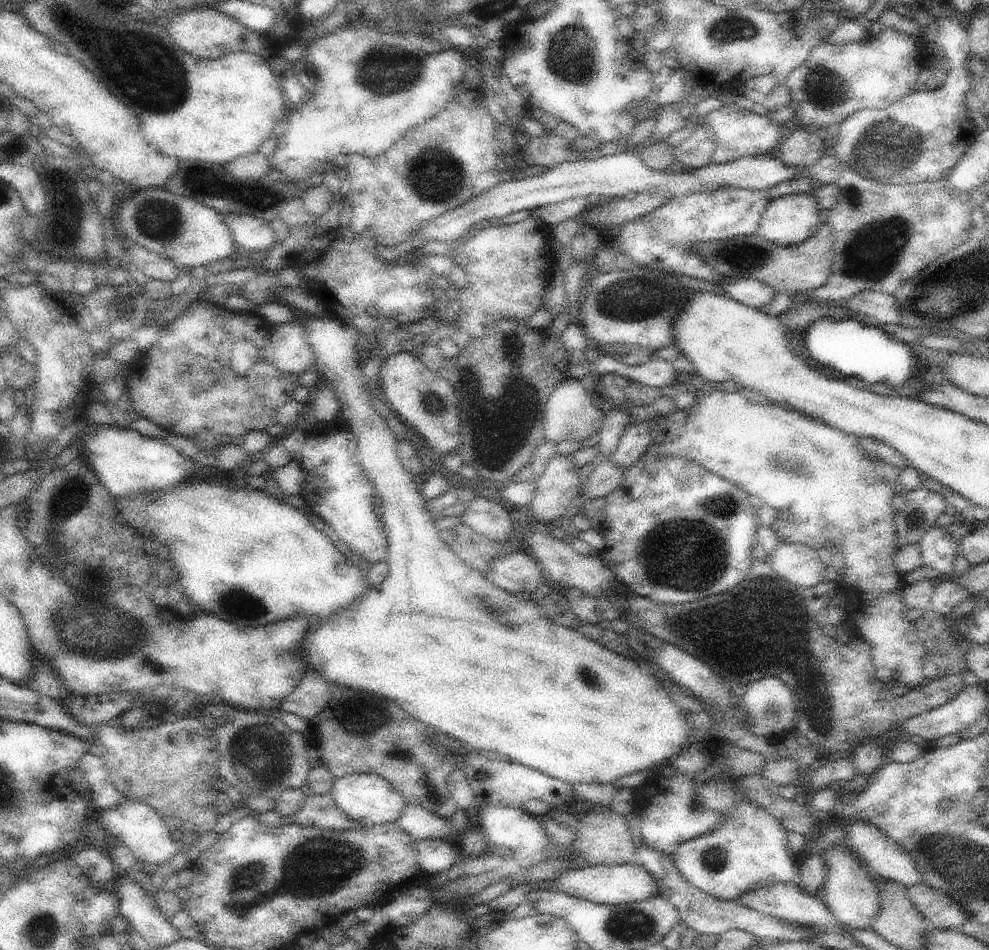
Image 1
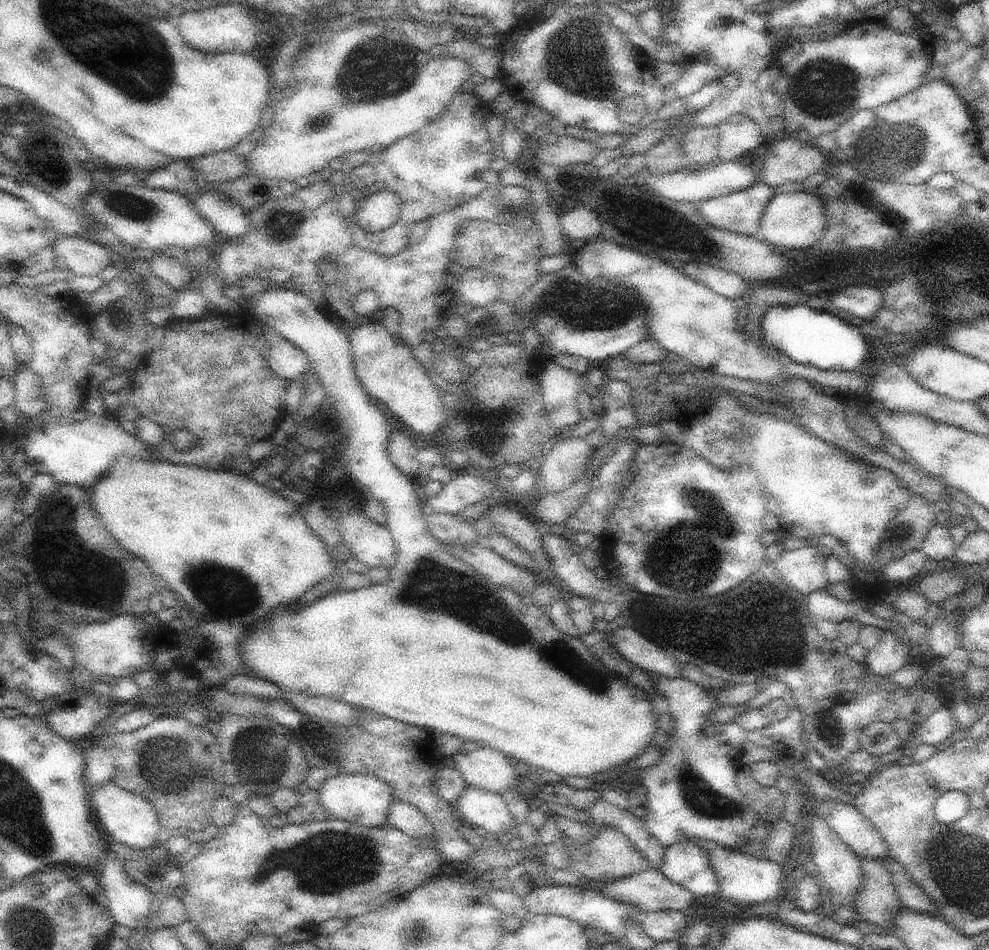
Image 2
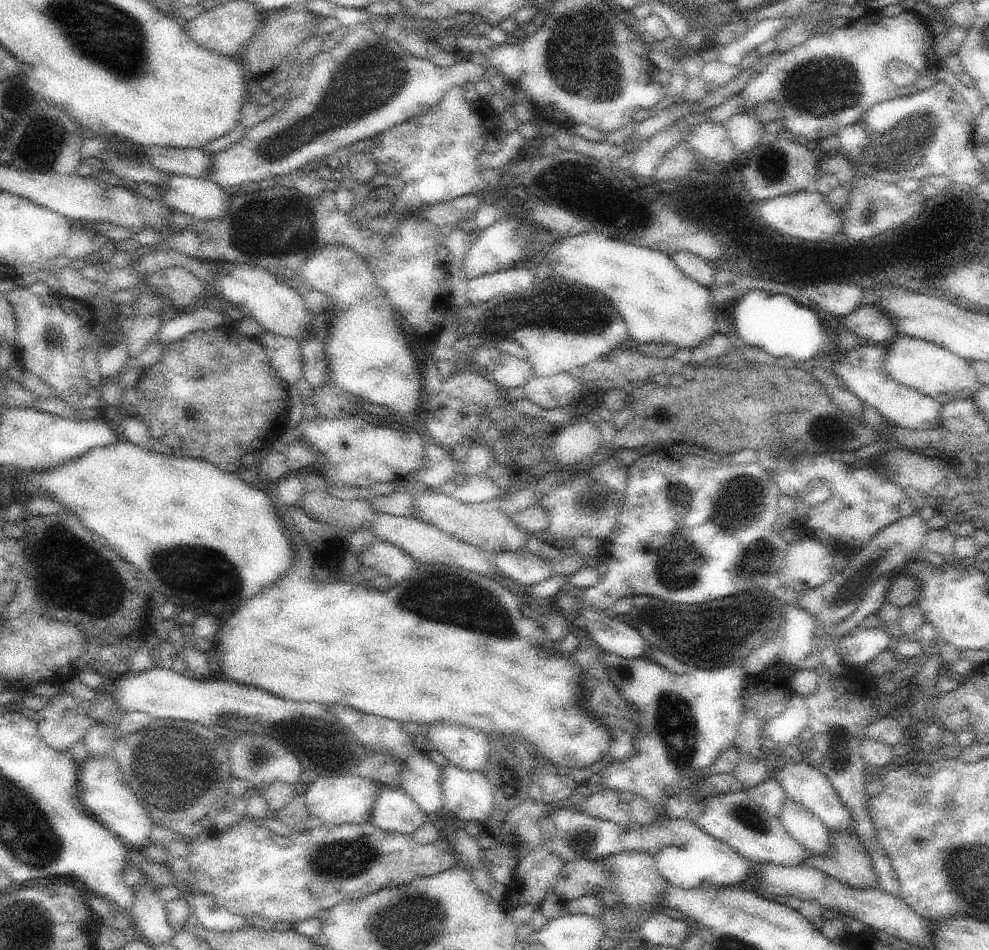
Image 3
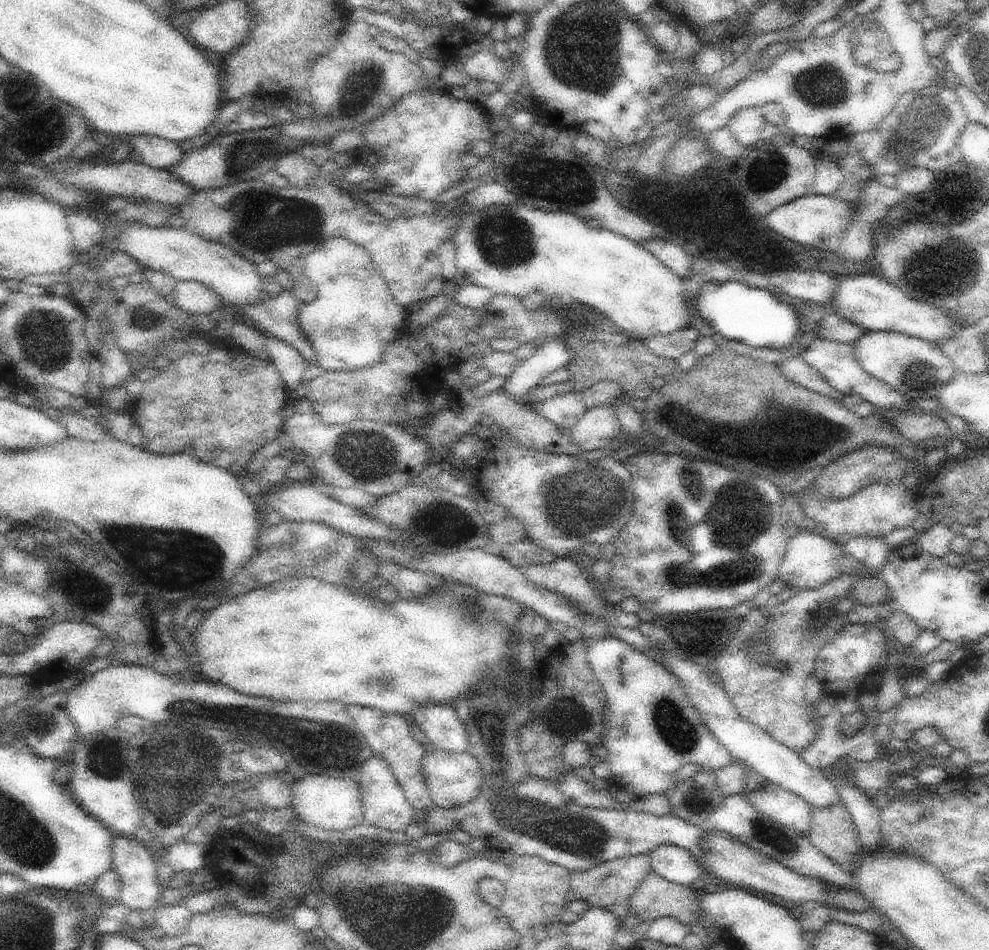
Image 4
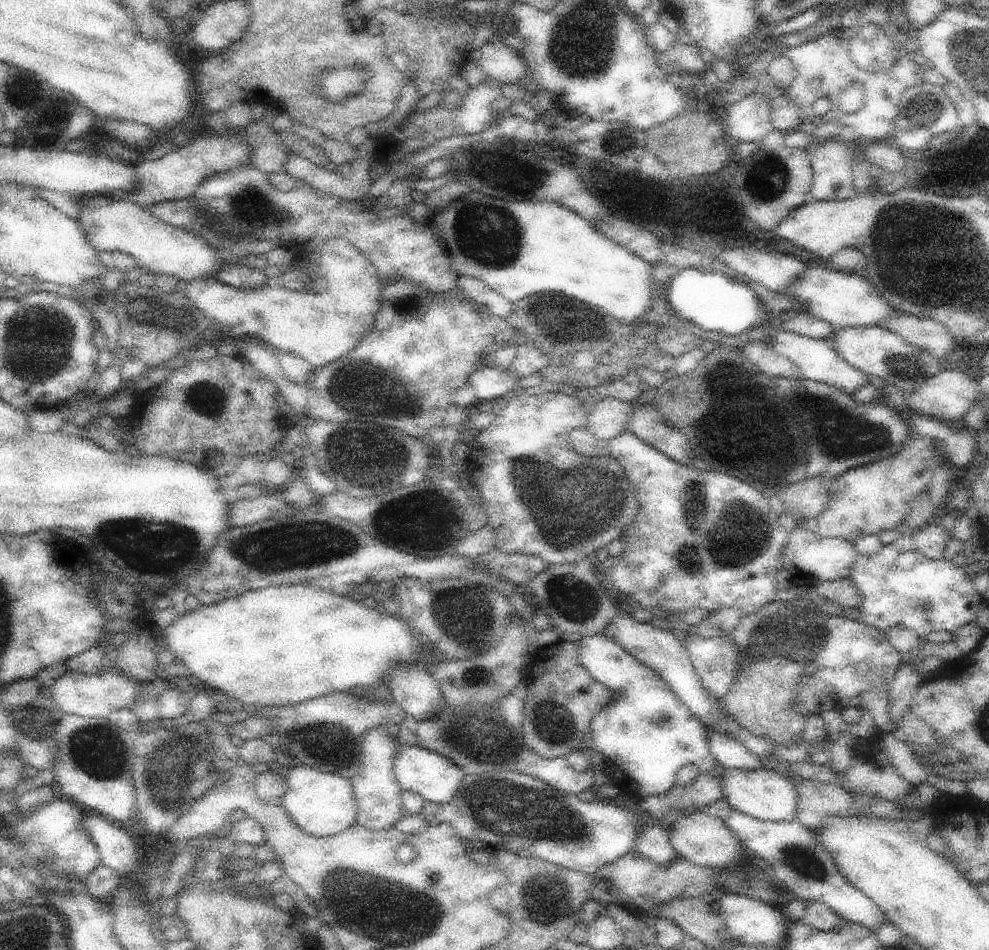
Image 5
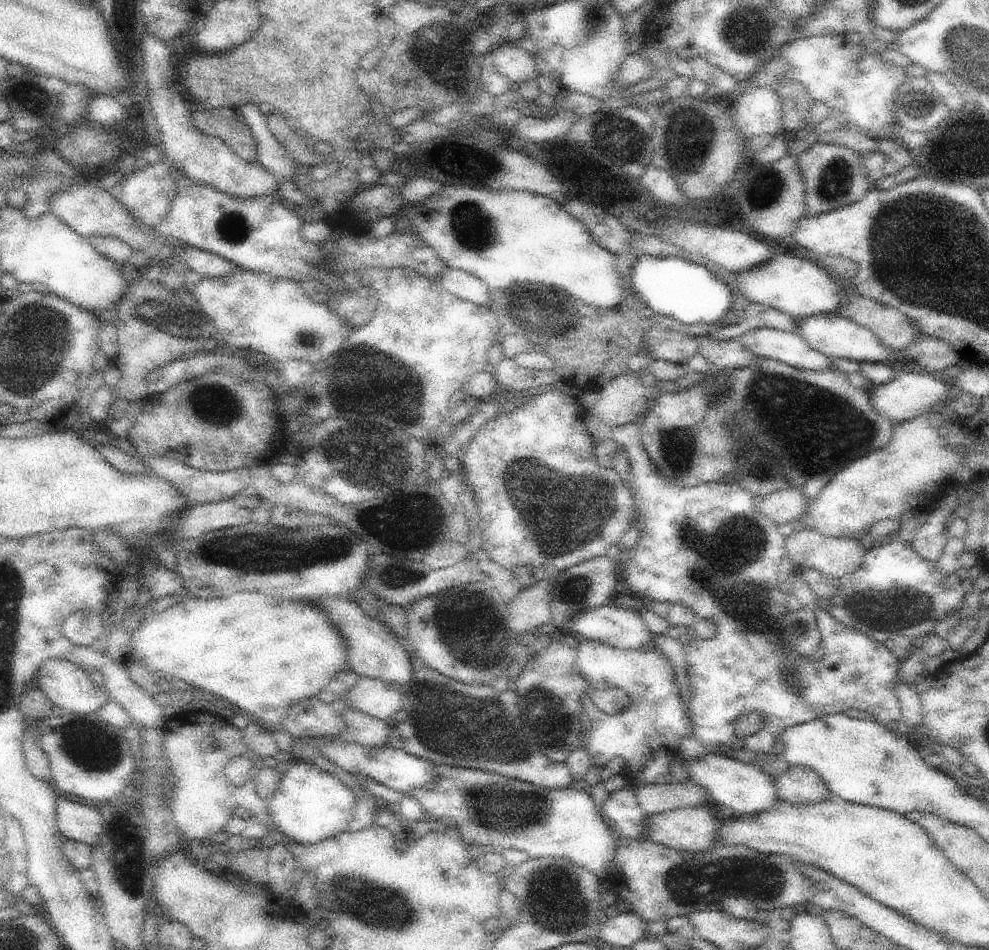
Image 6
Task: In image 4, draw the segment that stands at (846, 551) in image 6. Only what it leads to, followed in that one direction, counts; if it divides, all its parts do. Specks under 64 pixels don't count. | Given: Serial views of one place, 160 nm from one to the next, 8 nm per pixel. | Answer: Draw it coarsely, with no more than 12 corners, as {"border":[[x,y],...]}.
{"border":[[801,527],[777,577],[818,589],[844,574],[844,545]]}

